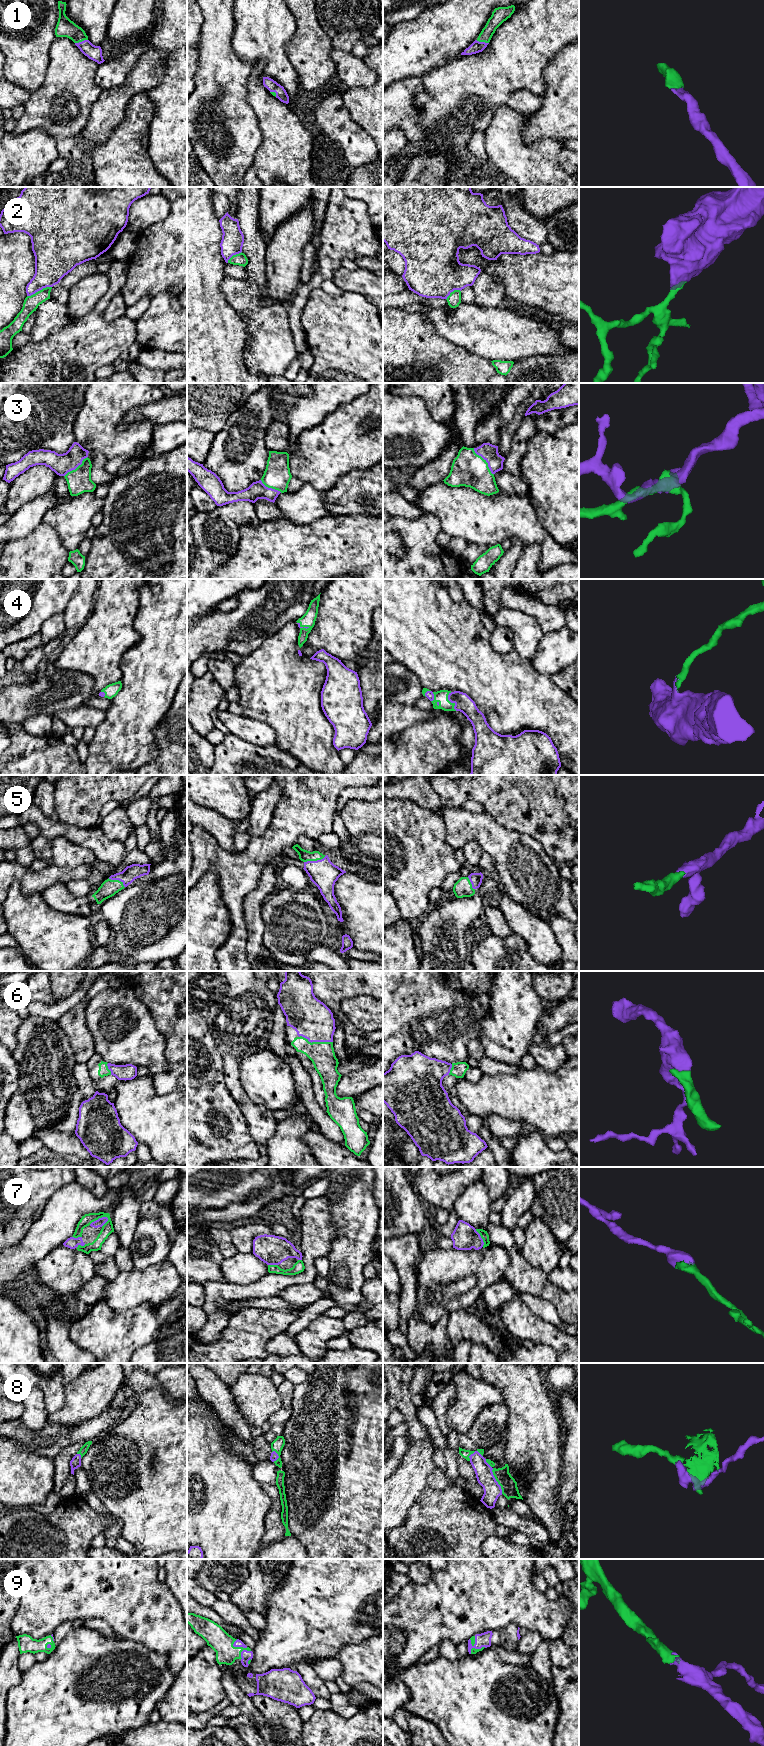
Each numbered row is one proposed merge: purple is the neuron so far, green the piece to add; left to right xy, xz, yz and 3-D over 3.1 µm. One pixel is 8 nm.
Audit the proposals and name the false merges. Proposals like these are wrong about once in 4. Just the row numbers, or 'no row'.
2

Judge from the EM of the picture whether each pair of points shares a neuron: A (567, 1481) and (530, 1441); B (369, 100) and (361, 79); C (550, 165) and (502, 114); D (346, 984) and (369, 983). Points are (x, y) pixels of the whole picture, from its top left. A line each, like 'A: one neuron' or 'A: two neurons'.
A: two neurons
B: two neurons
C: one neuron
D: one neuron

